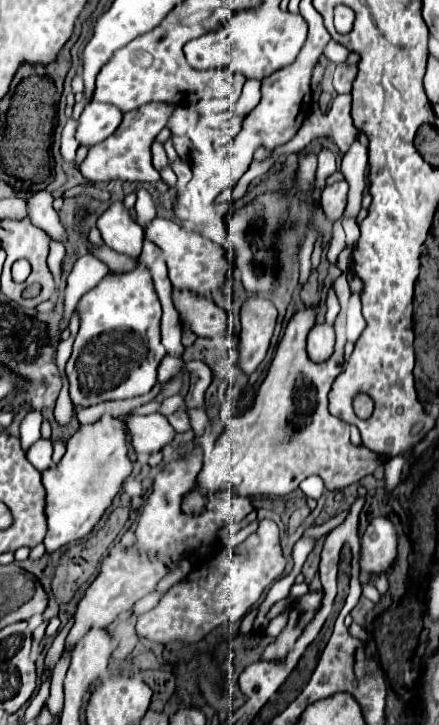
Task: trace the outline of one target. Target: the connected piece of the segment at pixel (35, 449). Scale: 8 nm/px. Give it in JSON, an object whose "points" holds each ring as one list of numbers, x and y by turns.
{"points":[[38,439,30,447,26,457,38,471,46,471,50,467,50,463,52,463,52,441,50,439]]}

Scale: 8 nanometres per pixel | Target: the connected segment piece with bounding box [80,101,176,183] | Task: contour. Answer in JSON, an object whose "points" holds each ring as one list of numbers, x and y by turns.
{"points":[[146,103,134,111,124,113,122,123,114,131,112,137,106,141,94,145,94,149,88,151,88,157,80,165,80,173,88,183,104,183,110,179,122,179,122,181,158,181,160,173,152,165,152,151,150,145,160,133,160,129,168,123,170,115,174,113,176,105,170,103]]}

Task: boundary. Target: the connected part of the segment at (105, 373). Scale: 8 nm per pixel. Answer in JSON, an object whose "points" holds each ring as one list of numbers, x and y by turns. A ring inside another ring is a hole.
{"points":[[136,261,136,267,130,273,114,273,108,275,88,293,84,293,76,305,76,313,80,317,80,329,74,341,72,357,66,365,66,373,70,379,70,399,76,407,90,407,102,401,114,399,130,399,140,397,152,391,156,385,156,369,160,361,168,355,166,347,160,341,160,317,162,307,158,295,154,291,150,269]]}

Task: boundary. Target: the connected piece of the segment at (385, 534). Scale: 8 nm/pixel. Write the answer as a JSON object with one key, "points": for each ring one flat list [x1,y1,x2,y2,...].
{"points":[[386,517,370,521,362,537,360,583,370,583,370,573,386,573,396,559,396,529]]}

